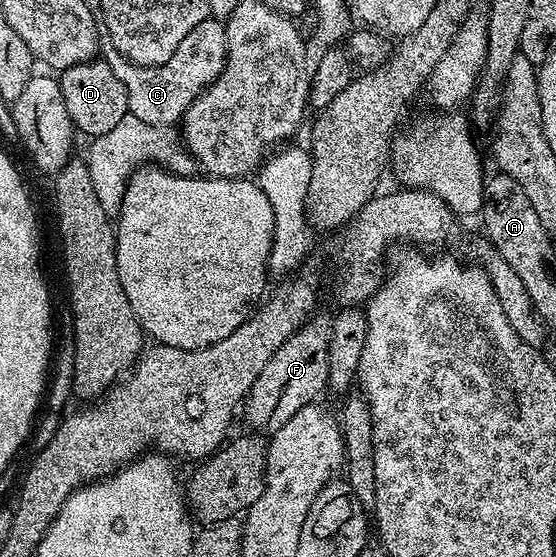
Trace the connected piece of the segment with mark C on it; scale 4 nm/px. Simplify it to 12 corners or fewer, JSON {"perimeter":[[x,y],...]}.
{"perimeter":[[208,20],[172,58],[143,68],[112,48],[105,61],[129,112],[174,127],[221,76],[227,27]]}

